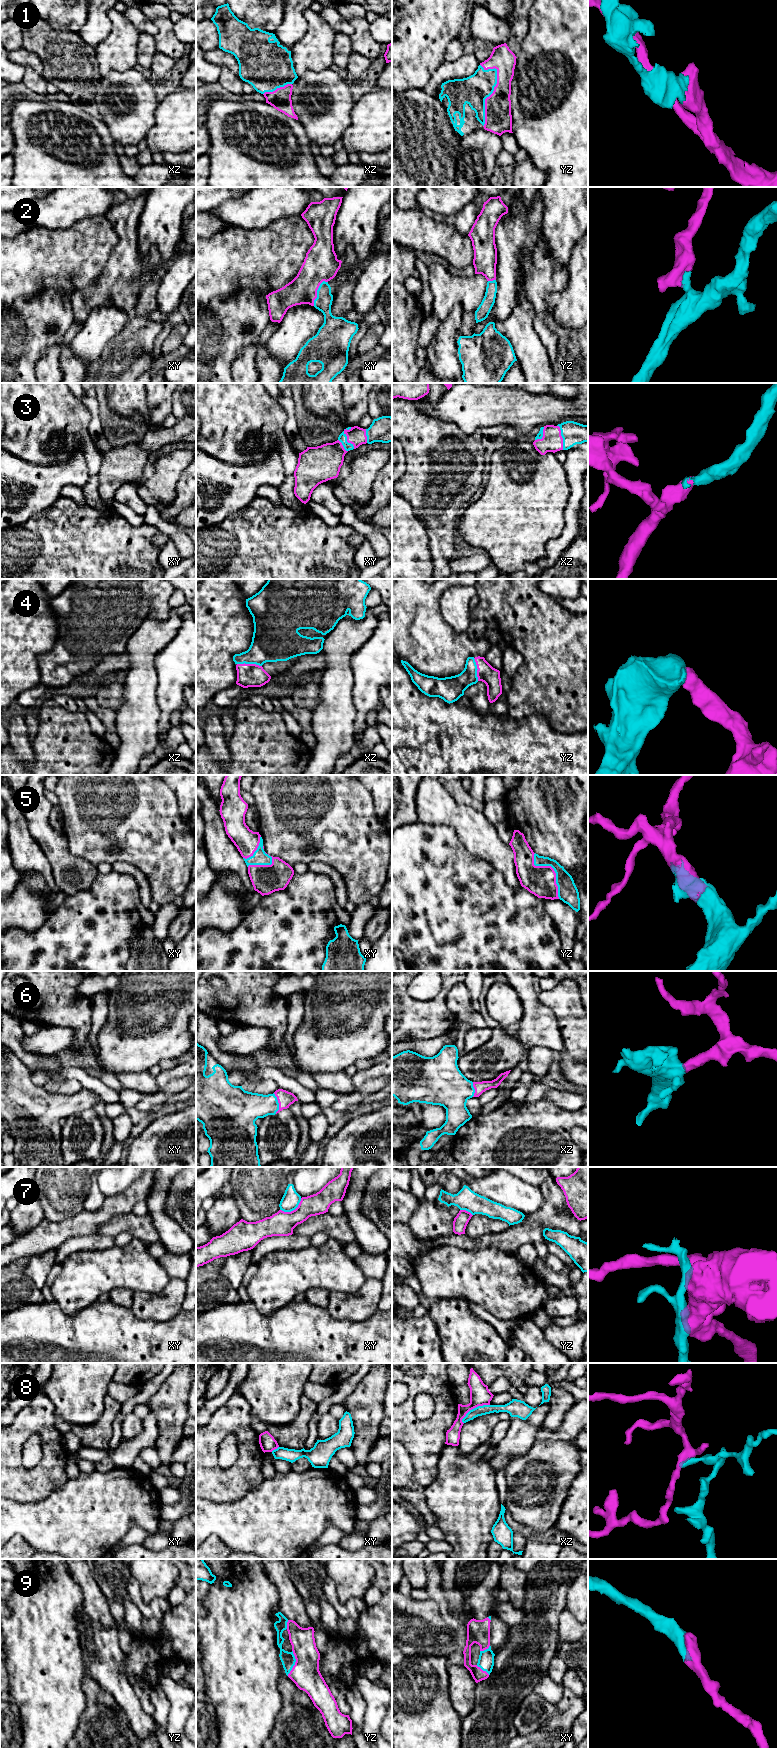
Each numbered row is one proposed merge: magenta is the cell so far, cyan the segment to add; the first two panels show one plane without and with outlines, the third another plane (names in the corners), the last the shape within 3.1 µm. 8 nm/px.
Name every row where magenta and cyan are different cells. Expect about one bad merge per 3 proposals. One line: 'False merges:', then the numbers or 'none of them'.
False merges: 7, 8

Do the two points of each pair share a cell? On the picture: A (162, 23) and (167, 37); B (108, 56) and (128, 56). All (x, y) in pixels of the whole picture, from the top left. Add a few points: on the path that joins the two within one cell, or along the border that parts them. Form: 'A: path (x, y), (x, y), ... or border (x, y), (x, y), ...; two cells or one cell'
A: path (165, 26), (165, 34); one cell
B: path (113, 56), (123, 56); one cell

